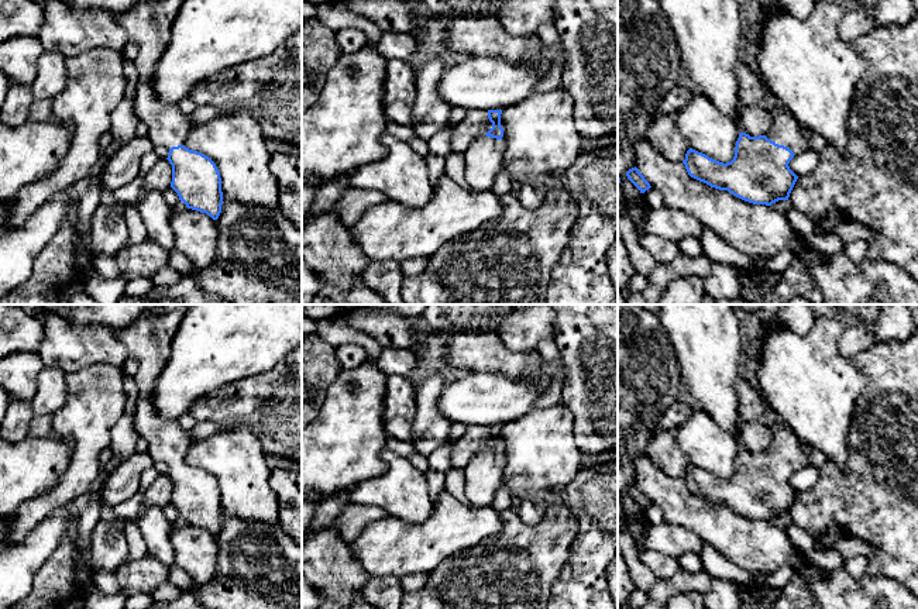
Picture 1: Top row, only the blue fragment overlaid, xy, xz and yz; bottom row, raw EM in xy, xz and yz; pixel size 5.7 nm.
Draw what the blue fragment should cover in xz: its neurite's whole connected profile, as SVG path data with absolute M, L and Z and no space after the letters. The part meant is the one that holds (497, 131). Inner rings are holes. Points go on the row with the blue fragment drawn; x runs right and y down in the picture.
M488 110L492 128L478 135L464 152L464 176L474 190L486 190L492 186L496 175L503 168L502 155L505 142L501 125L502 110Z

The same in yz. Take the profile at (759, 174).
M773 109L770 113L773 124L766 135L739 134L730 162L715 161L690 148L683 161L688 175L753 204L788 200L798 179L788 164L797 154L808 151L811 142L788 111Z

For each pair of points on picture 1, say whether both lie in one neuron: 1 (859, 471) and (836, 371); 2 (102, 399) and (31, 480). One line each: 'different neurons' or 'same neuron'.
1: different neurons
2: different neurons

